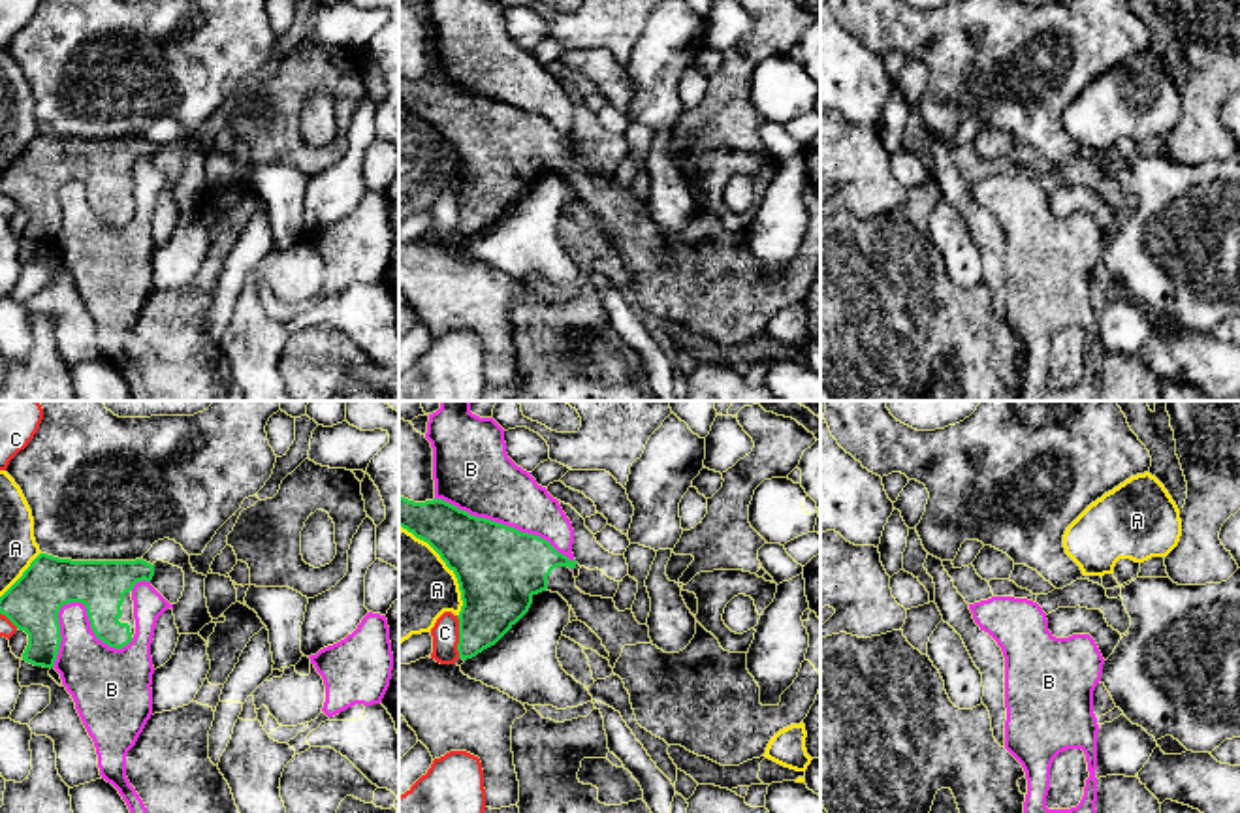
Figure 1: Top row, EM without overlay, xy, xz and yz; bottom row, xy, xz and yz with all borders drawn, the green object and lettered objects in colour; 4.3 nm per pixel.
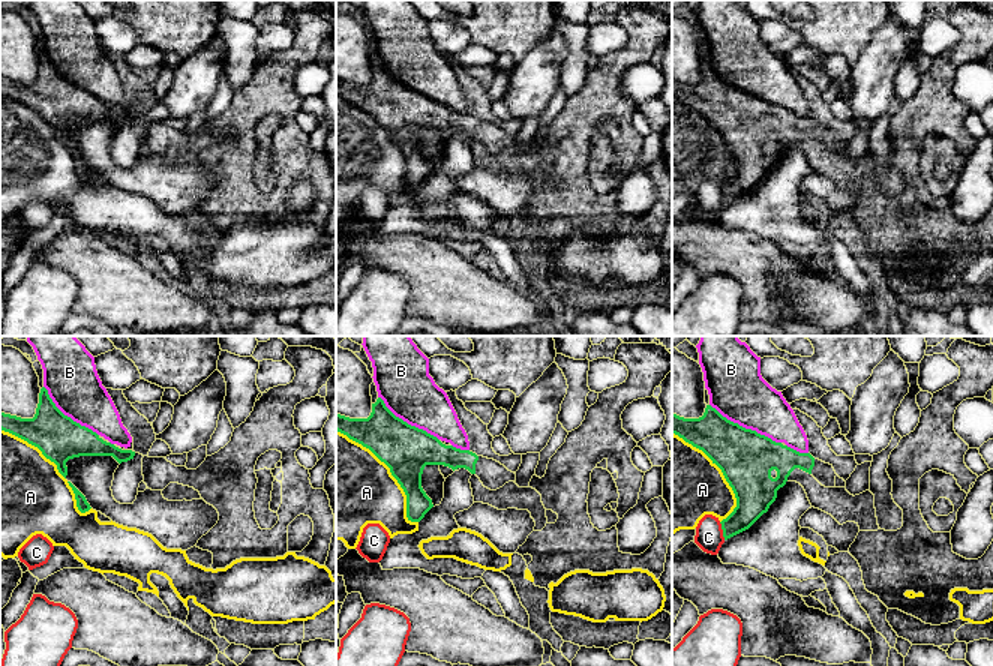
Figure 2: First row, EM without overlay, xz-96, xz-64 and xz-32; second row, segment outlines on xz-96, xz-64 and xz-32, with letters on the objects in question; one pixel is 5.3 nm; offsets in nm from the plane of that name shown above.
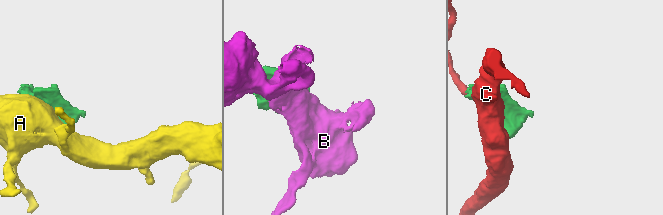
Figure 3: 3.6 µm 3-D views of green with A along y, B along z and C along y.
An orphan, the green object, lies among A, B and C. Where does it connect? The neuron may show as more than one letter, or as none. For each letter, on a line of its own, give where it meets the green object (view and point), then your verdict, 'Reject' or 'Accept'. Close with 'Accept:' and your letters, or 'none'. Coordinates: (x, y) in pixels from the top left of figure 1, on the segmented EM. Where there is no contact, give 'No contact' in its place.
A: Touches green at xz (446, 565). Reject
B: Touches green at xy (76, 601). Reject
C: Touches green at xz (460, 637). Reject
Accept: none

